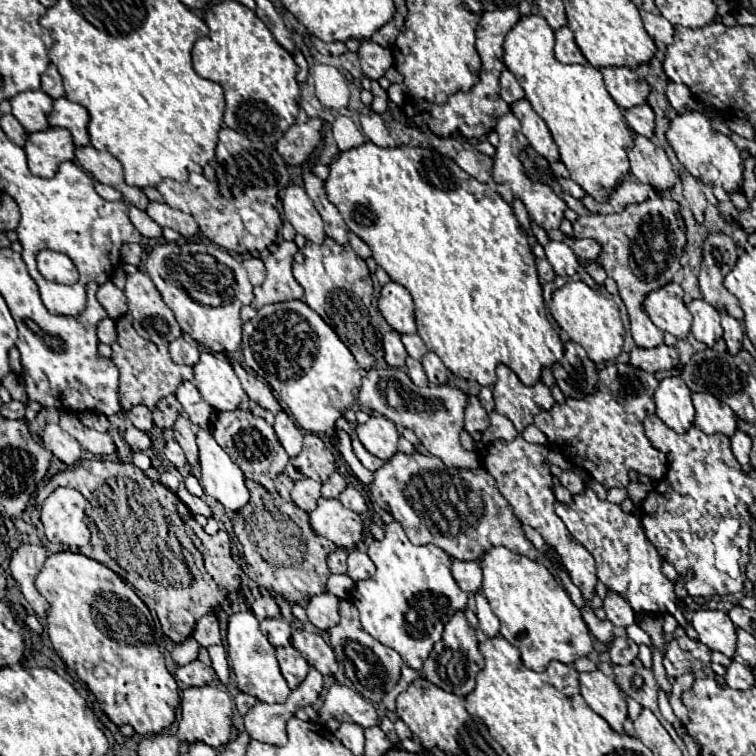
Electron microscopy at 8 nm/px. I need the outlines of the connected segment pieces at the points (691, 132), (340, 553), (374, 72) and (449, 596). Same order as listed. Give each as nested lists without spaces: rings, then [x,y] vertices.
[[[682,113],[670,121],[670,129],[666,131],[666,137],[676,151],[676,157],[680,163],[702,183],[724,187],[728,193],[738,191],[744,183],[744,161],[740,157],[738,147],[722,133],[714,131],[710,121],[698,113]]]
[[[336,549],[334,553],[328,555],[328,569],[330,573],[346,573],[346,551],[344,549]]]
[[[364,39],[358,51],[360,67],[368,79],[380,79],[394,65],[394,57],[390,49],[382,49],[374,45],[370,39]]]
[[[396,521],[384,529],[386,537],[372,541],[368,547],[368,557],[376,565],[376,573],[356,583],[352,605],[358,609],[366,633],[398,651],[408,667],[420,671],[432,647],[442,639],[446,621],[466,607],[468,595],[456,585],[450,573],[450,557],[442,549],[434,545],[412,545]]]

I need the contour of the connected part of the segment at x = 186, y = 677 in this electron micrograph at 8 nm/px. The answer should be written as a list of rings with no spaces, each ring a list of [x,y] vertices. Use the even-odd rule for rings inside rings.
[[[192,661],[188,665],[176,667],[176,679],[184,687],[202,687],[214,681],[214,671],[202,661]]]

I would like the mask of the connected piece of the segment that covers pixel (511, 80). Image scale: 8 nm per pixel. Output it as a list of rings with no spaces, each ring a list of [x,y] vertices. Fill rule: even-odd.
[[[504,69],[502,75],[500,75],[500,97],[502,97],[508,105],[512,105],[512,103],[524,99],[522,87],[518,85],[516,77],[514,77],[508,69]]]

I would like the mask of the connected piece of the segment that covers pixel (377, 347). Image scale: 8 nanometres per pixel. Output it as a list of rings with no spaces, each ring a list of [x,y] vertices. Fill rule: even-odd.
[[[326,239],[322,245],[308,241],[304,249],[294,255],[292,269],[296,281],[304,287],[302,301],[314,309],[338,333],[338,337],[342,337],[342,343],[352,351],[358,365],[364,371],[386,367],[380,315],[372,307],[374,287],[364,259],[360,259],[350,245],[338,245],[332,239]]]

